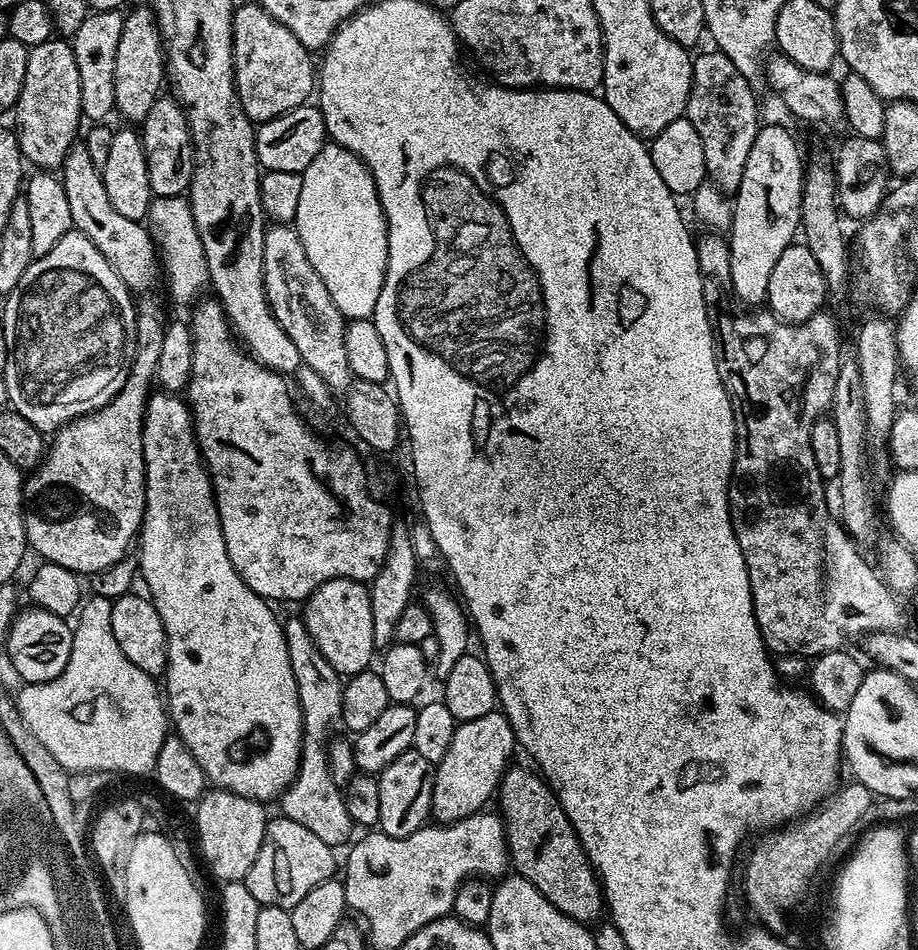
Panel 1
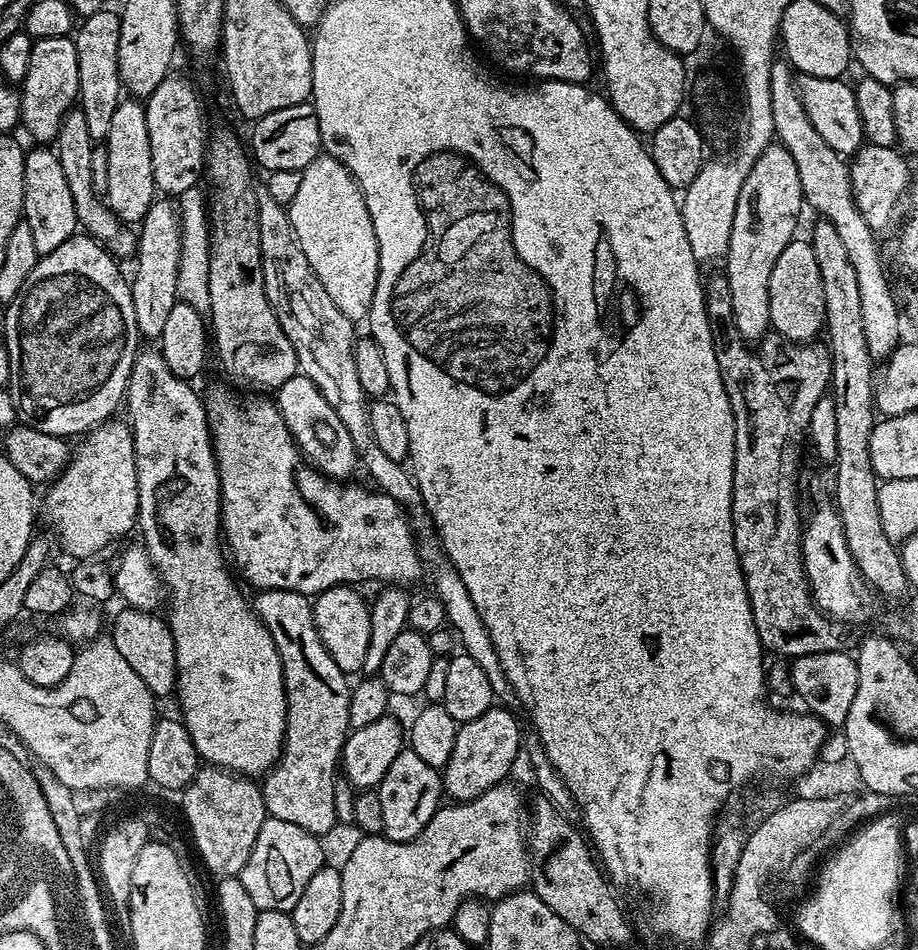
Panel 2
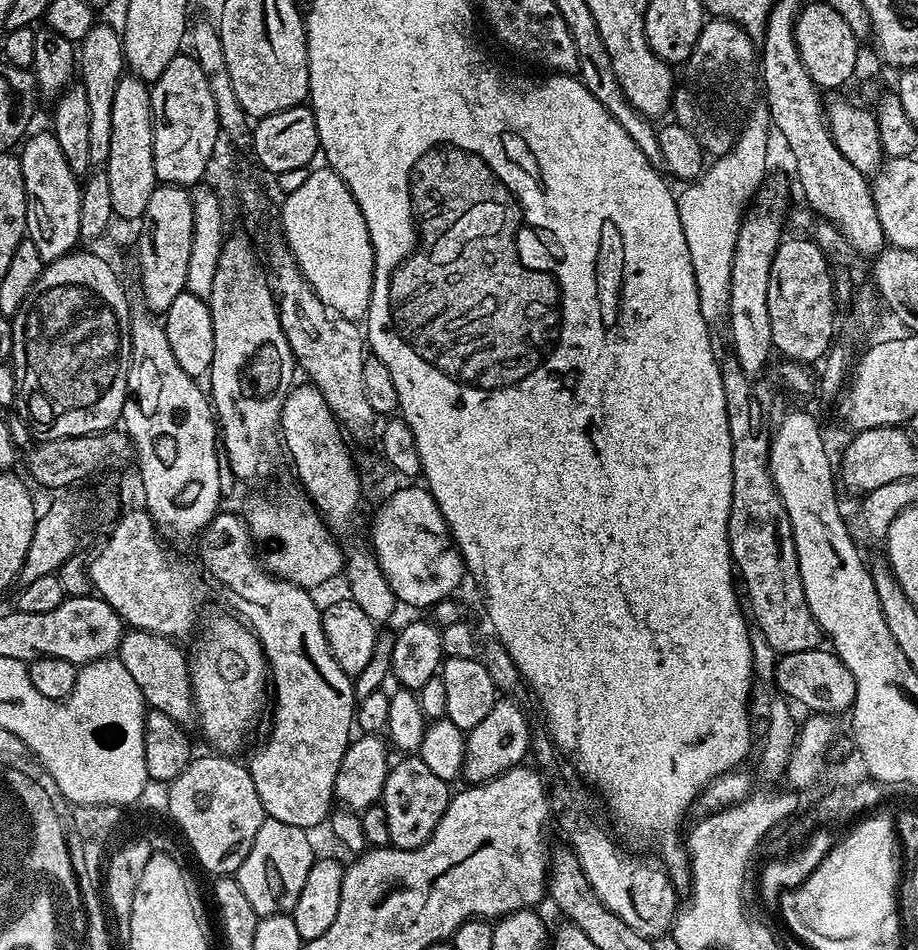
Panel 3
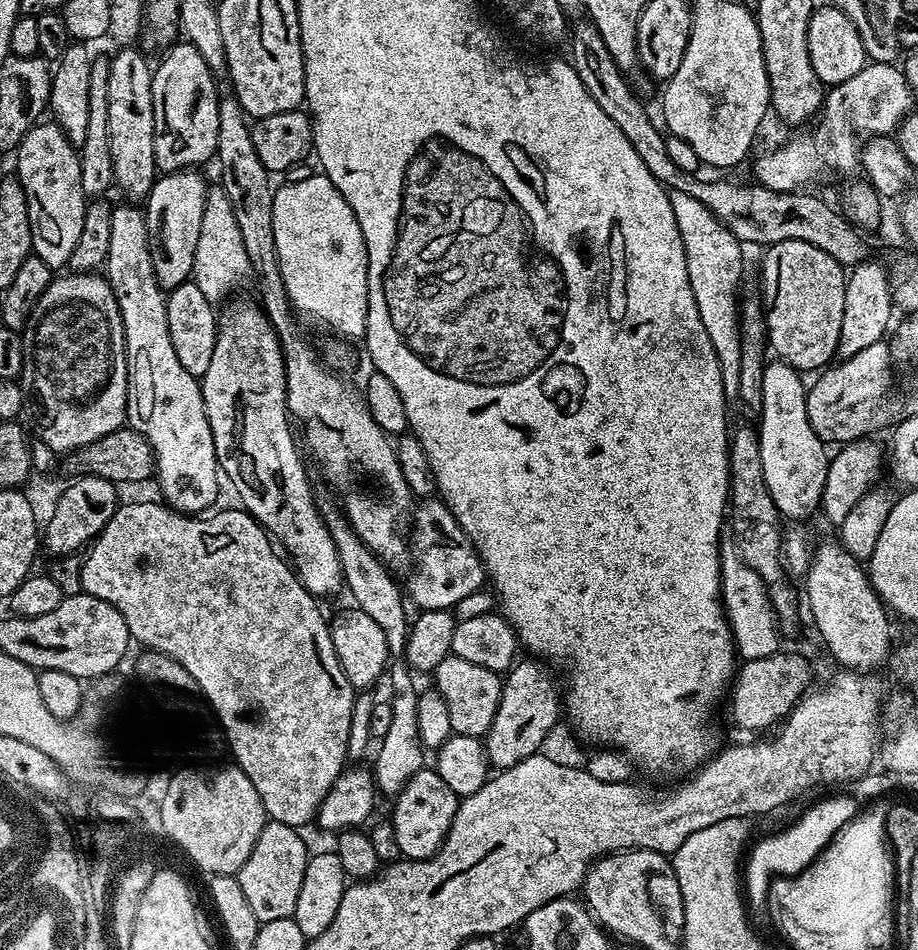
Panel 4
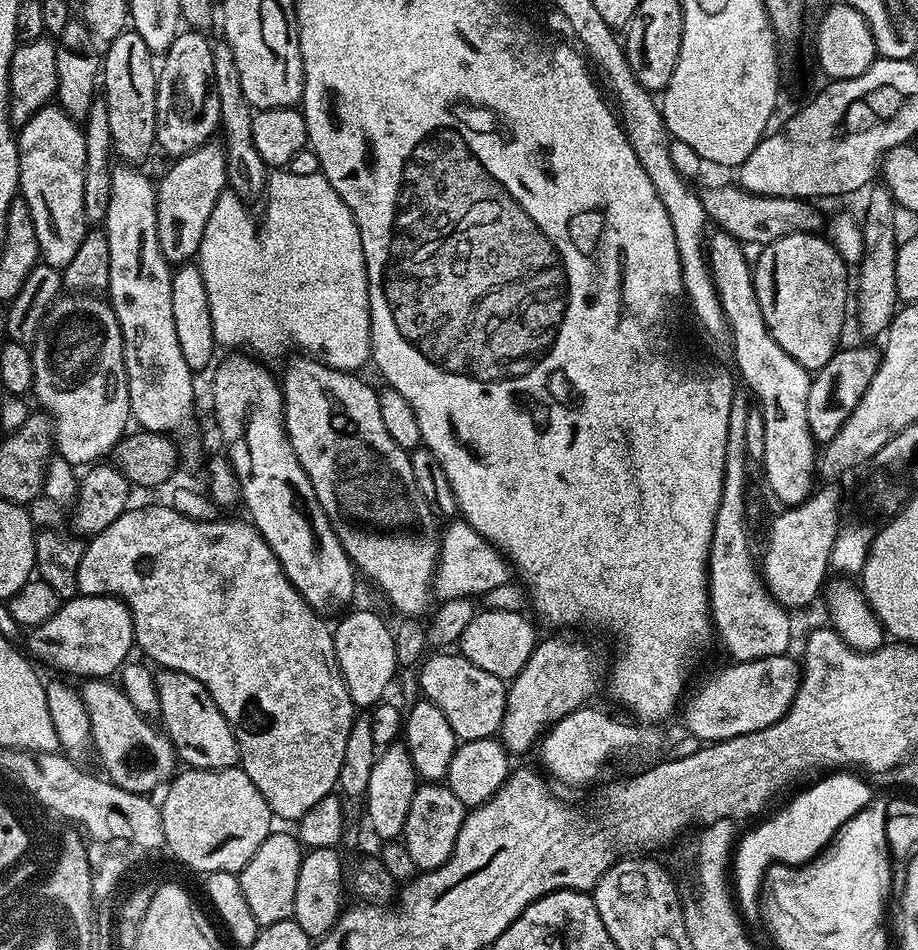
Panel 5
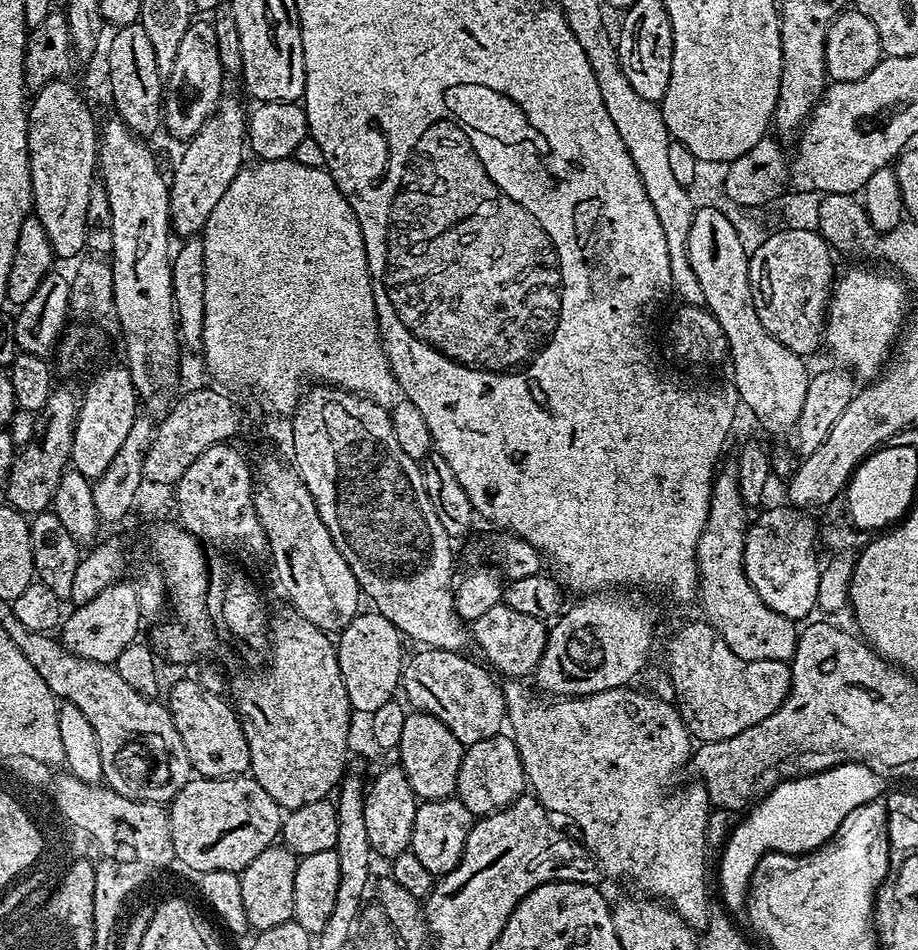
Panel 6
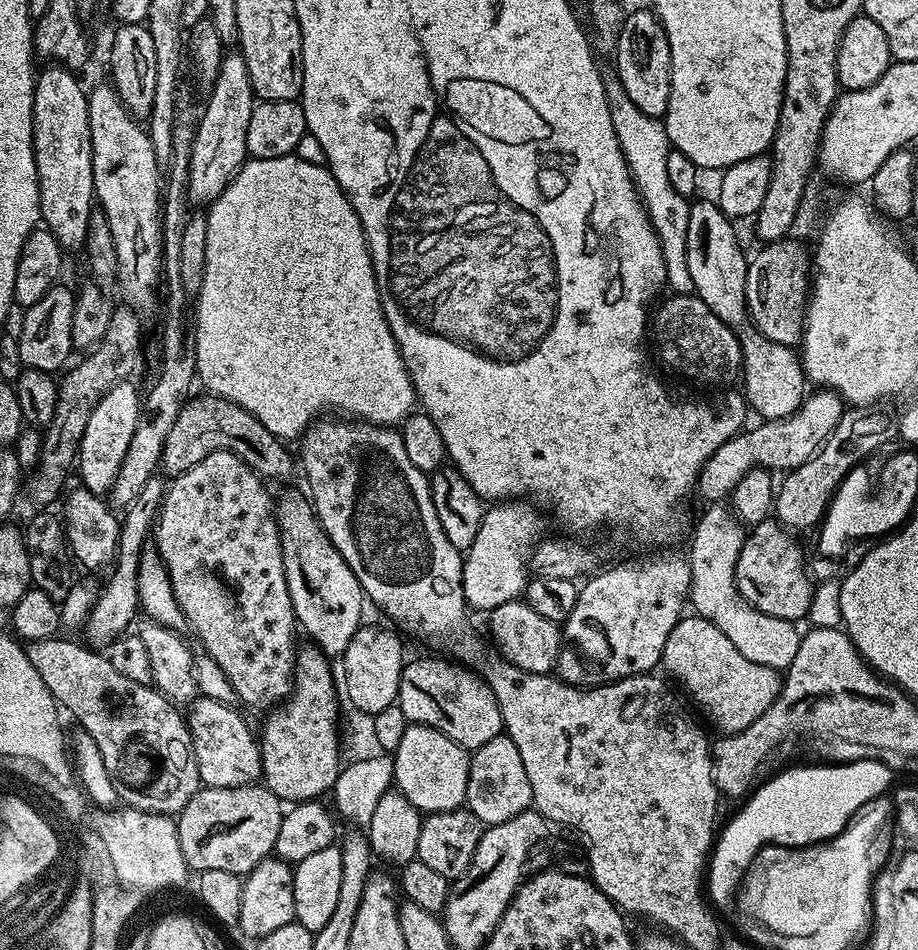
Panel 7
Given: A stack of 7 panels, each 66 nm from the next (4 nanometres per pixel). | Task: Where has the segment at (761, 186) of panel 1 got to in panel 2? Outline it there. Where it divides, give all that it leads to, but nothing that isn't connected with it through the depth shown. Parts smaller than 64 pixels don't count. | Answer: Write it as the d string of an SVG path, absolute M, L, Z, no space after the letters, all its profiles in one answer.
M773 142L768 148L762 150L762 154L754 162L754 166L750 170L750 174L746 174L746 182L742 182L742 190L738 194L738 210L734 210L734 230L730 230L730 246L728 247L728 255L726 263L726 275L728 277L728 293L730 294L730 306L732 307L732 315L730 323L736 327L736 332L744 340L753 340L759 342L769 335L770 332L770 270L774 270L774 262L778 262L778 258L782 255L782 250L786 250L786 246L797 235L796 223L800 220L800 211L805 211L804 191L802 190L802 178L798 178L798 166L794 166L794 158L790 158L790 150L786 150L783 144Z

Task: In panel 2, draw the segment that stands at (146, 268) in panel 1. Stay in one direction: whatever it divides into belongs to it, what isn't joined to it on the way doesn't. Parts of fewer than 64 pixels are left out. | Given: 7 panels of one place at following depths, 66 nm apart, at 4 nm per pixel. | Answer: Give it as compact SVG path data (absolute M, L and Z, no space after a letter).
M73 106L62 118L62 126L58 130L54 144L57 160L62 166L63 177L70 186L71 197L74 200L77 225L93 240L99 240L113 256L123 258L129 255L128 257L131 257L136 250L137 237L127 232L129 229L116 219L107 203L94 190L91 164L92 155L98 144L90 138L90 129L86 127L86 114L82 114L79 106Z

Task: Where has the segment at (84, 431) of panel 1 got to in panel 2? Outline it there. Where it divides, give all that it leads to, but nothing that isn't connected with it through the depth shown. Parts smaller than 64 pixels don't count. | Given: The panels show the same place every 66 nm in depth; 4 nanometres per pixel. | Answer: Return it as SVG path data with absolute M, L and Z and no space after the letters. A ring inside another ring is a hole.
M156 198L146 211L145 218L138 224L138 243L135 250L136 277L131 277L130 287L132 301L134 302L134 318L136 325L140 327L140 335L145 341L159 341L162 334L162 326L166 326L166 317L170 310L178 303L176 287L178 286L178 258L182 250L180 241L180 214L177 205L168 198ZM120 418L92 429L77 444L63 474L47 485L44 520L52 527L51 535L59 547L61 544L77 561L87 561L137 527L136 451L132 429Z

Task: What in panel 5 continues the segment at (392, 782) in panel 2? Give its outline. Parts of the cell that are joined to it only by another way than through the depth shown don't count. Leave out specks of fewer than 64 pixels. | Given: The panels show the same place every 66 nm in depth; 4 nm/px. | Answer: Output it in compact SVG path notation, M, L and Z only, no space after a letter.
M424 782L419 785L411 799L410 812L406 817L402 843L410 853L419 871L429 872L446 858L454 850L454 842L458 842L458 830L462 830L462 822L466 815L466 809L462 802L458 802L454 790L450 790L444 782Z

